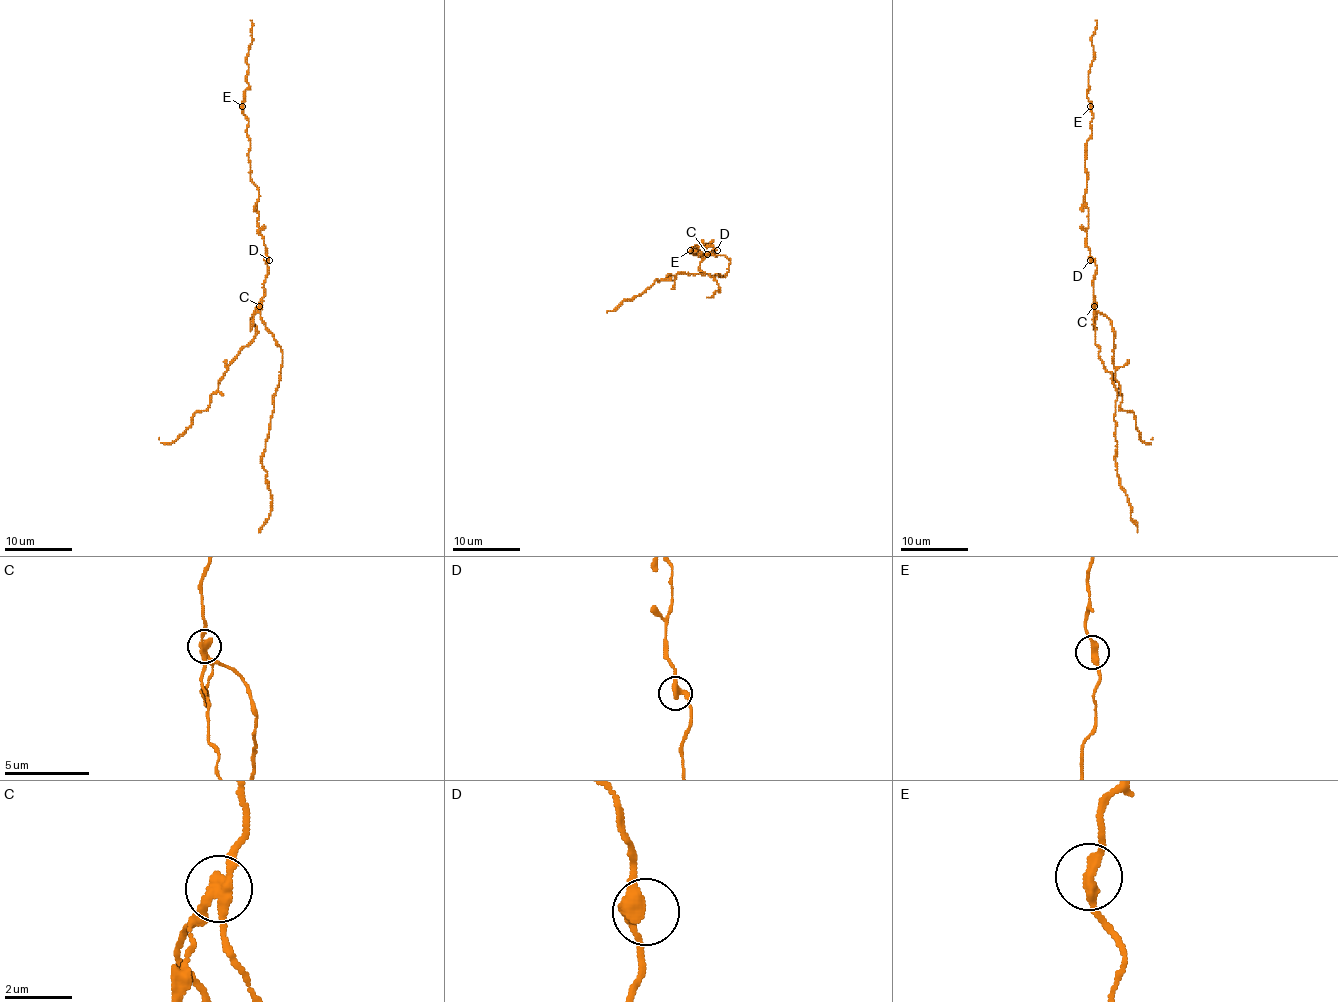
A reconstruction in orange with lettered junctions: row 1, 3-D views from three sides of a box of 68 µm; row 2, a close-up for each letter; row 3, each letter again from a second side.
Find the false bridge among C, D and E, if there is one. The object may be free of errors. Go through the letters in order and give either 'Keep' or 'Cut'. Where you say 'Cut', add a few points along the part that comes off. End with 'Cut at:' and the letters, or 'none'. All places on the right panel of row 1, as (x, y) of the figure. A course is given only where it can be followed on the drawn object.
C: Cut. Course of the part to remove: (1093, 306), (1108, 319), (1114, 336), (1120, 407), (1134, 414), (1142, 441), (1151, 443), (1152, 437)
D: Keep
E: Keep
Cut at: C

